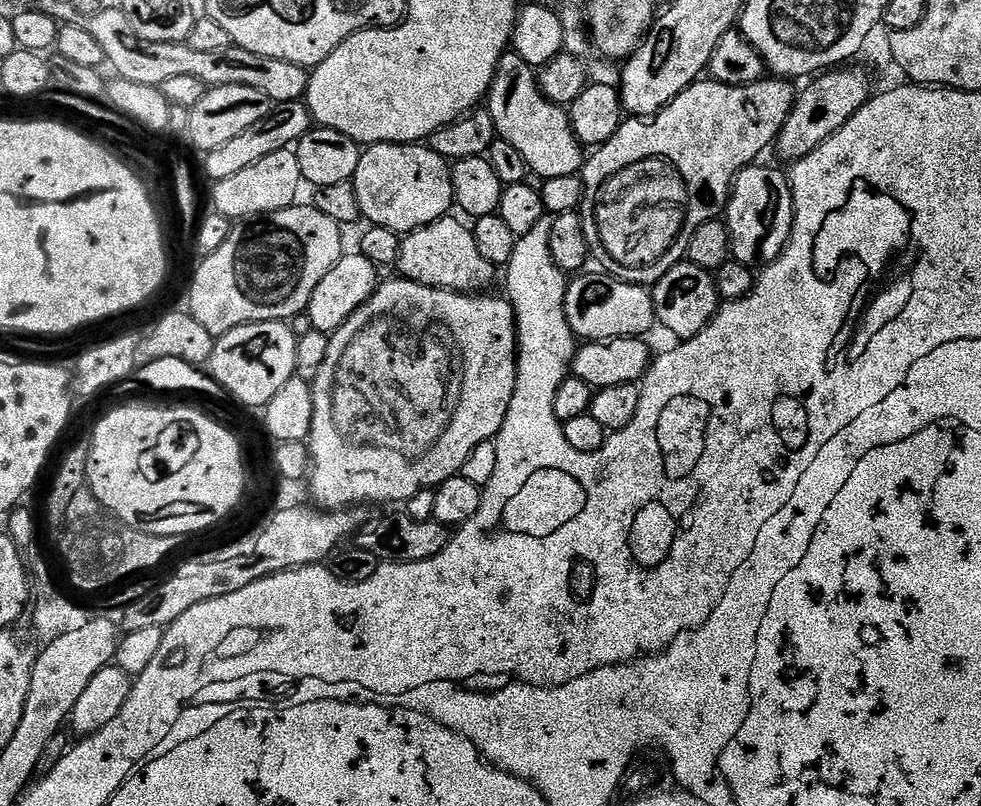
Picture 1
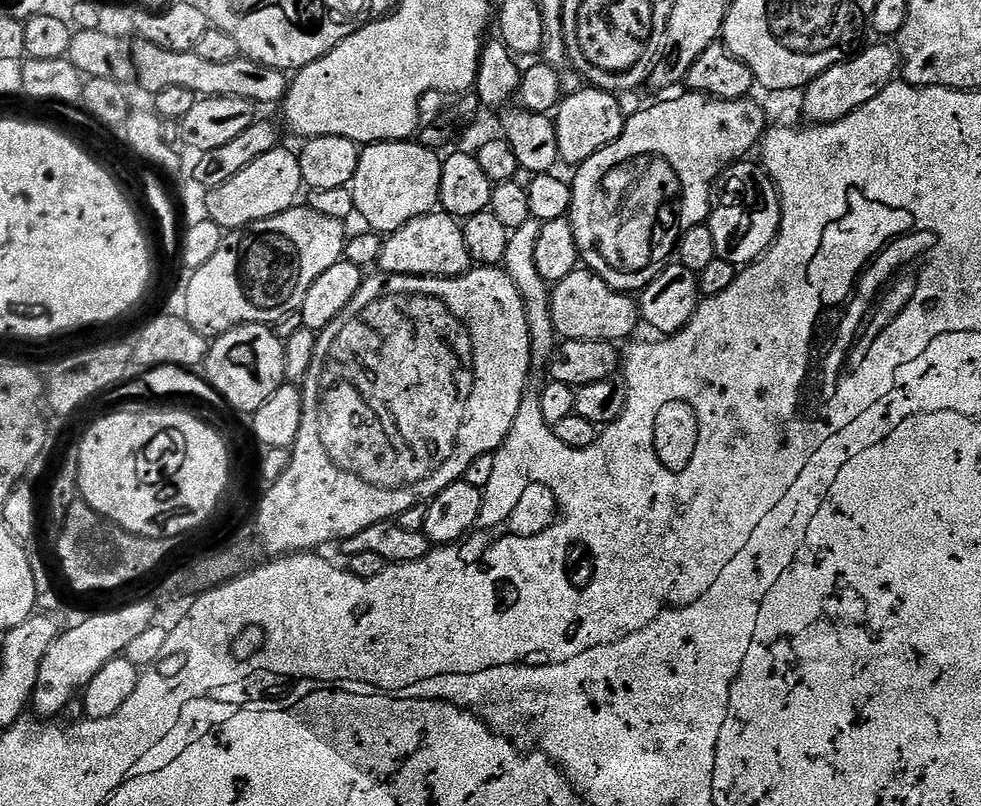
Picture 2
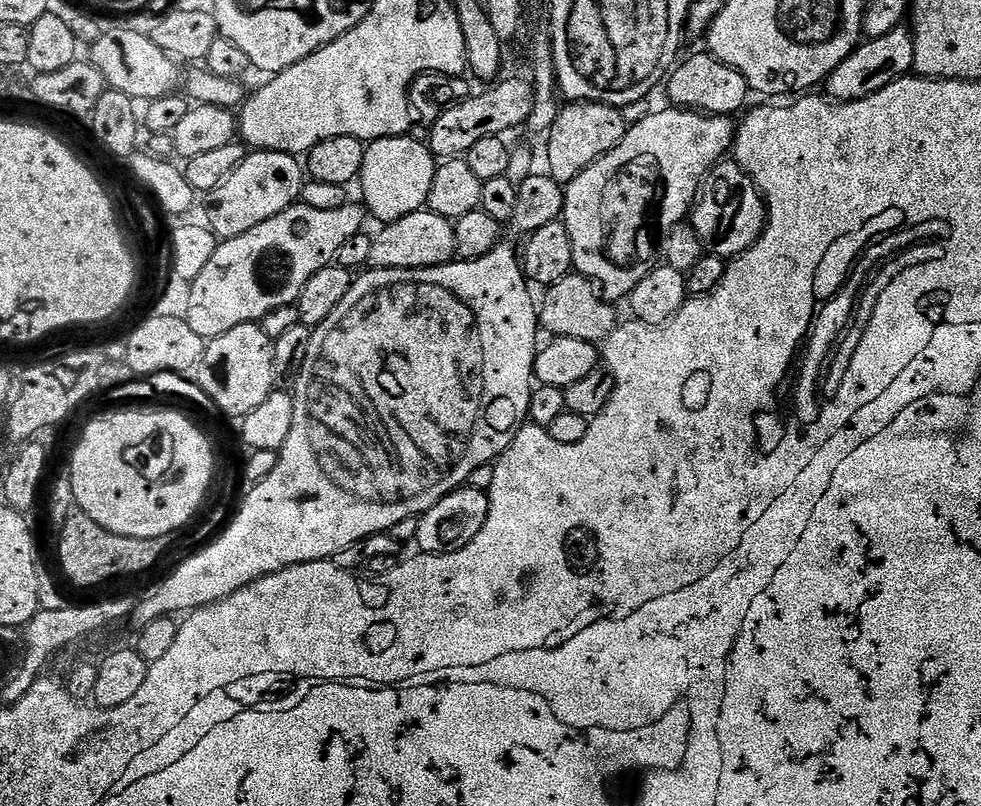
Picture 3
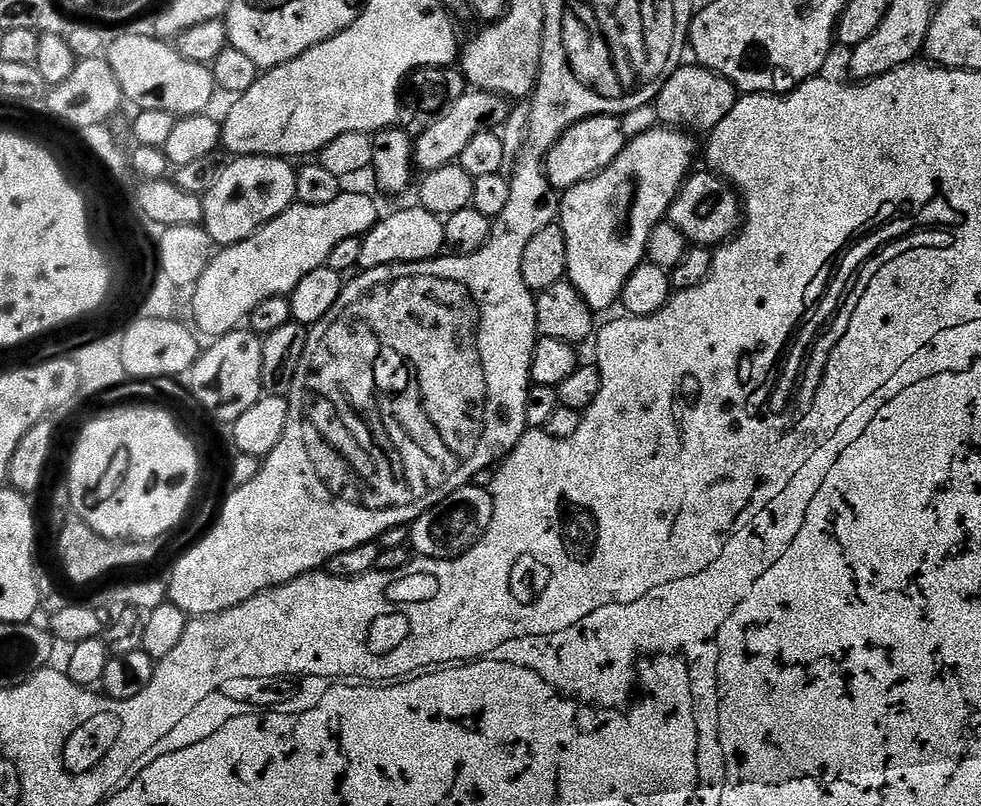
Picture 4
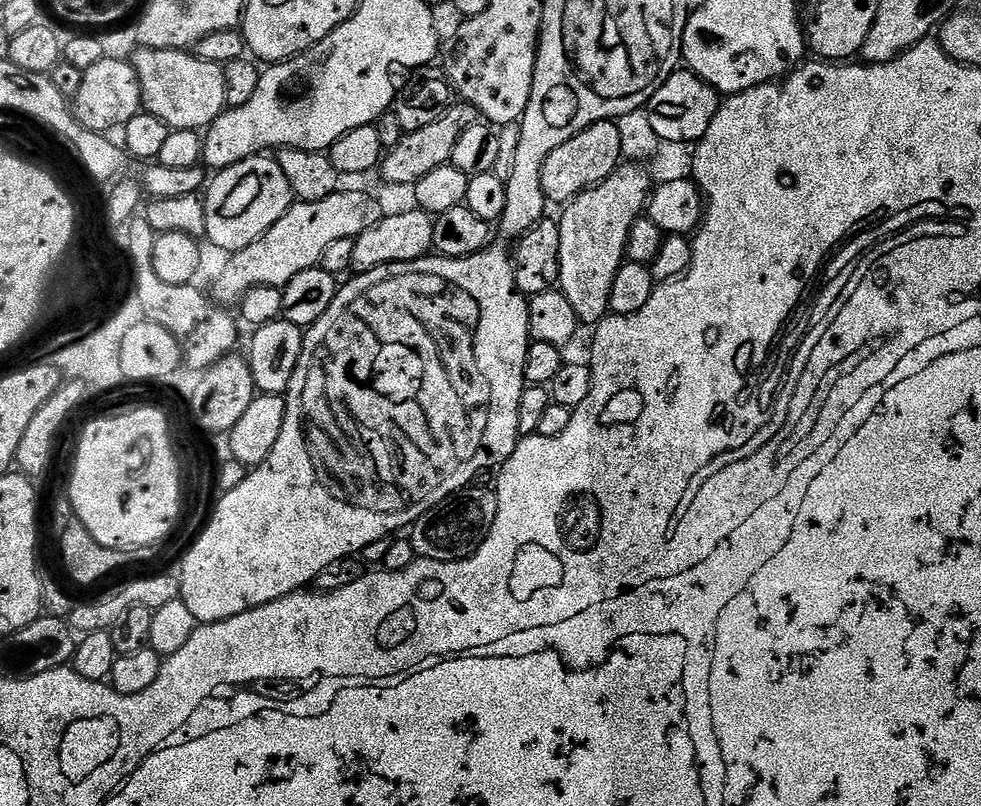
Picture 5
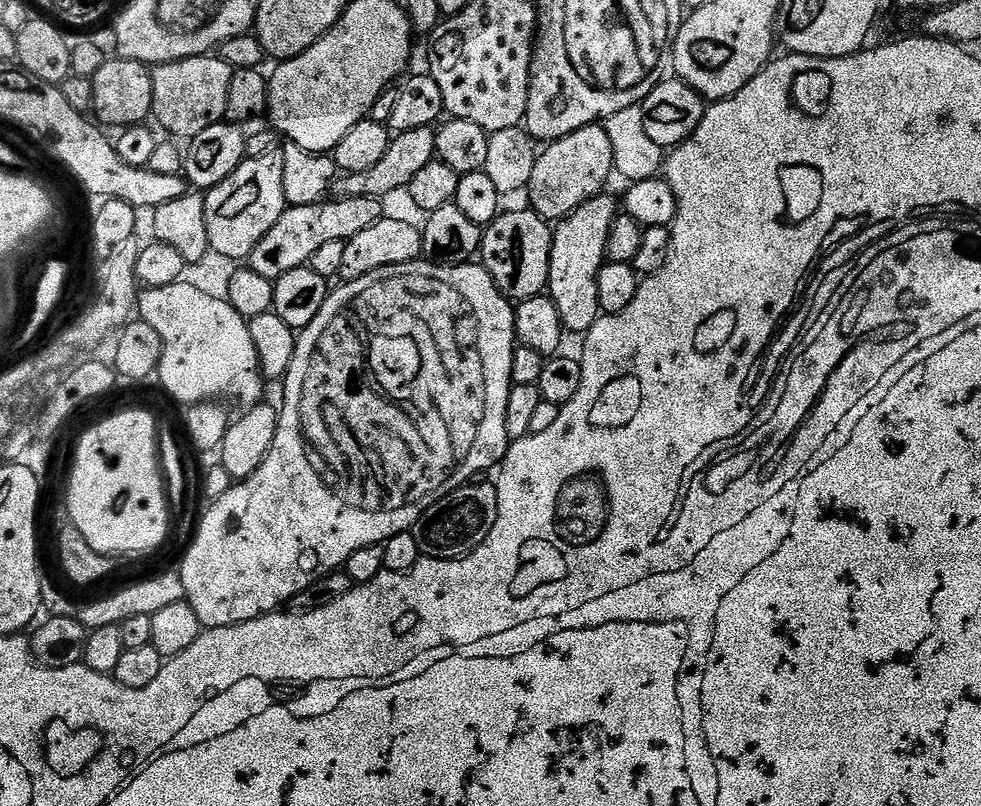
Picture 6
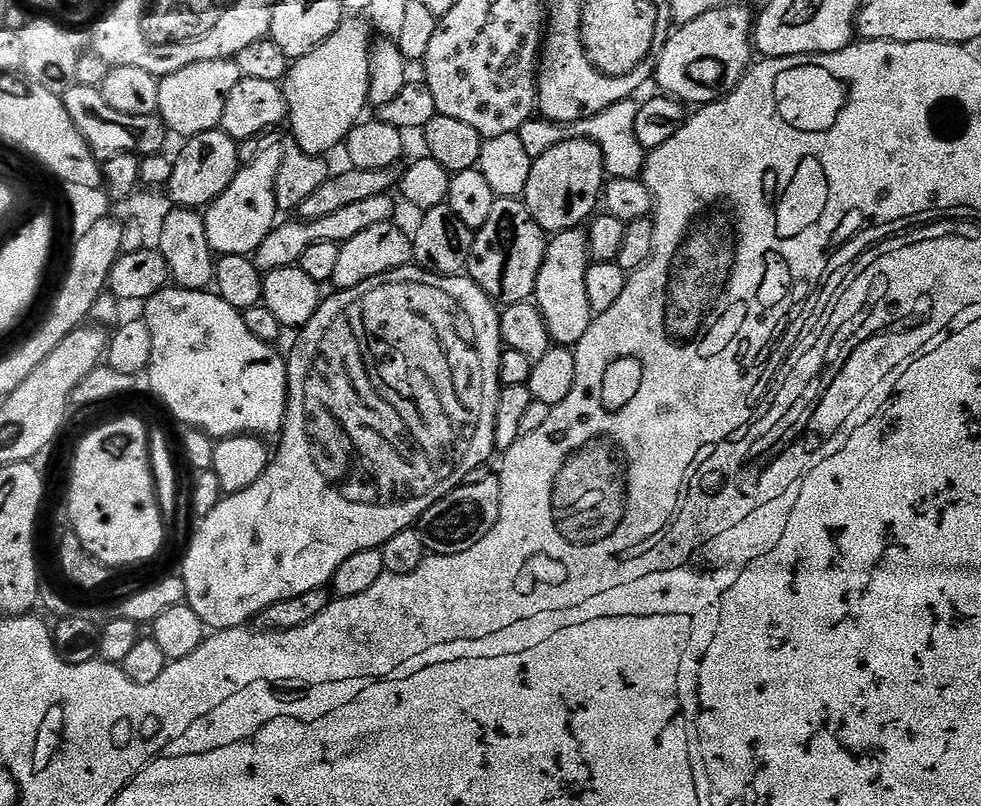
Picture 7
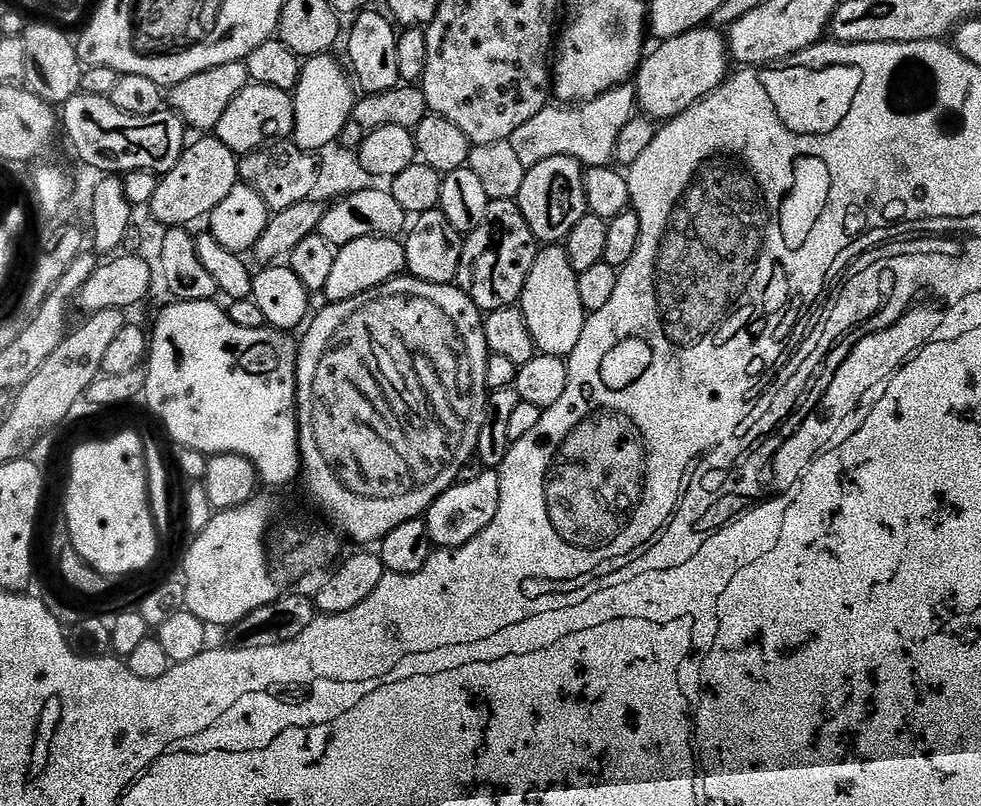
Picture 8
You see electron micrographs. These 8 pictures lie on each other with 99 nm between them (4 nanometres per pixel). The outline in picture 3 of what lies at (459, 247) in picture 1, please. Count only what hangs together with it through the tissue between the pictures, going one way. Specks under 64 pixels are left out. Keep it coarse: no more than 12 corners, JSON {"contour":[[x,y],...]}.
{"contour":[[421,210],[372,236],[372,268],[457,259],[453,221]]}

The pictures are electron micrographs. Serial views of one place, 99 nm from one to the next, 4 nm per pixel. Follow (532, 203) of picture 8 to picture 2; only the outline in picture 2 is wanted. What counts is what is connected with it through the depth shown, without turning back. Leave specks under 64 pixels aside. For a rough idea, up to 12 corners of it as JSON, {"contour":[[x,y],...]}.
{"contour":[[569,91],[554,113],[556,155],[584,164],[622,134],[617,93]]}

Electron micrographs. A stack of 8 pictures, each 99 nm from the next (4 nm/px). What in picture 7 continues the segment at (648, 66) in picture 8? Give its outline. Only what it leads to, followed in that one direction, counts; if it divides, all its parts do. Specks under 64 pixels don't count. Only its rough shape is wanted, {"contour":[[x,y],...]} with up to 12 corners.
{"contour":[[730,2],[679,25],[654,84],[685,106],[734,91],[753,13]]}

